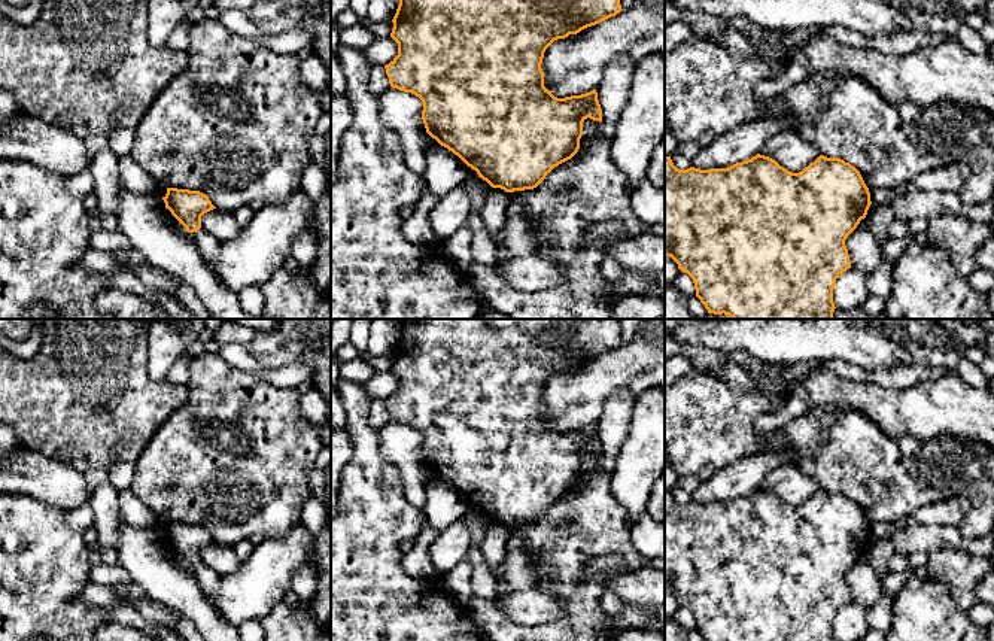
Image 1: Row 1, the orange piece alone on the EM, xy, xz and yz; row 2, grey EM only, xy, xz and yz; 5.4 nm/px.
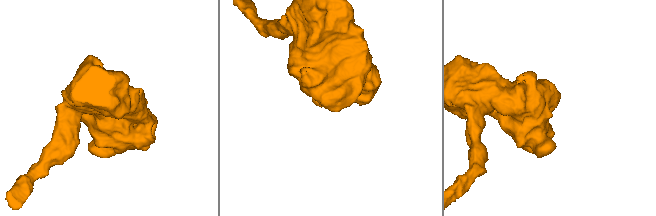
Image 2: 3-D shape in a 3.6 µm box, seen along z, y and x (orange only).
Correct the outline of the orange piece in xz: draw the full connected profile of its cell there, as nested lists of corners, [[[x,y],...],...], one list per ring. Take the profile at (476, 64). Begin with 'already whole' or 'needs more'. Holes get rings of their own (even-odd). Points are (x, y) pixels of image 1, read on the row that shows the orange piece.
already whole | [[[399,0],[390,33],[390,37],[398,43],[398,55],[384,66],[386,75],[392,88],[411,92],[422,100],[422,119],[426,133],[475,170],[478,177],[492,188],[501,188],[505,192],[534,189],[554,167],[578,152],[583,122],[587,118],[602,122],[602,109],[596,89],[581,95],[557,98],[544,86],[544,72],[541,69],[544,52],[554,40],[577,34],[587,27],[615,16],[621,10],[620,0]]]

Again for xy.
already whole | [[[167,188],[162,197],[165,209],[186,228],[194,233],[201,228],[201,216],[216,209],[209,197],[200,191]]]

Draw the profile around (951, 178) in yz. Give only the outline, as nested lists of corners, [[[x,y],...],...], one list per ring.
[[[961,162],[948,164],[945,167],[924,171],[903,186],[891,189],[882,189],[882,188],[869,189],[870,201],[873,204],[890,206],[893,198],[915,189],[958,192],[967,179],[969,179],[969,167],[966,164]]]

